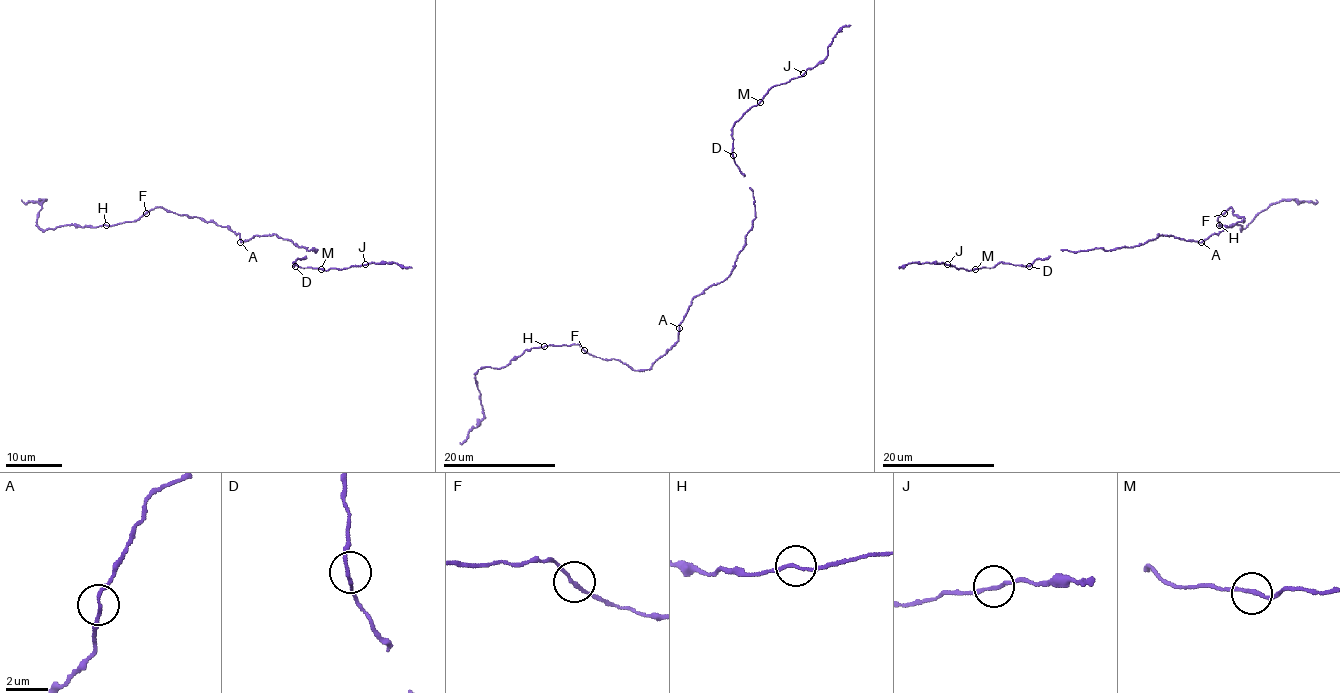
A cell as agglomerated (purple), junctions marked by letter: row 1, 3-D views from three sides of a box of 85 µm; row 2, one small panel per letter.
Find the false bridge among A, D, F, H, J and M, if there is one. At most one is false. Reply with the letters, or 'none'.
none

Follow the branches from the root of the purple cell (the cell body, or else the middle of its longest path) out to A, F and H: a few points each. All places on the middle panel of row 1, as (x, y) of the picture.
A: (693, 300), (679, 328)
F: (693, 300), (679, 326), (677, 341), (649, 369), (632, 370), (615, 359), (596, 357), (584, 350)
H: (693, 300), (679, 326), (677, 341), (649, 369), (632, 370), (615, 359), (589, 355), (579, 345), (544, 346)

